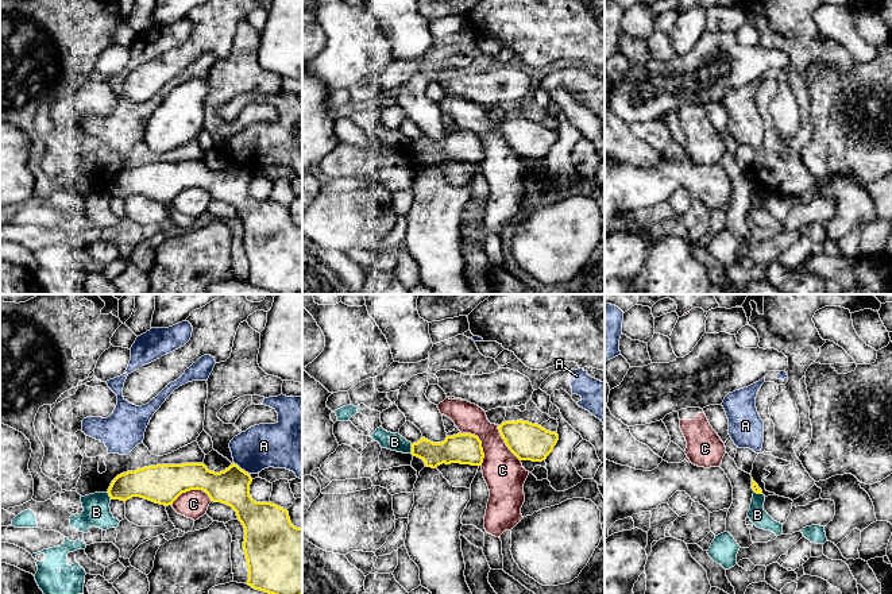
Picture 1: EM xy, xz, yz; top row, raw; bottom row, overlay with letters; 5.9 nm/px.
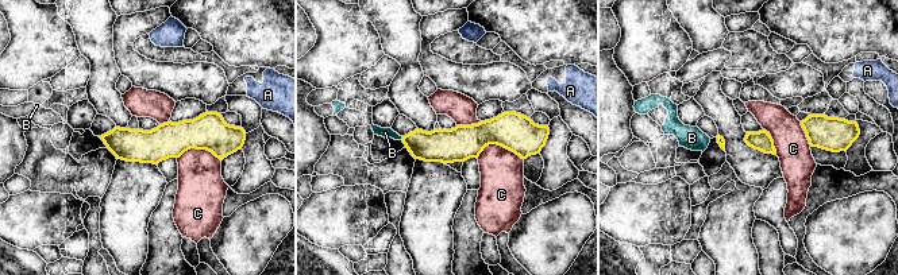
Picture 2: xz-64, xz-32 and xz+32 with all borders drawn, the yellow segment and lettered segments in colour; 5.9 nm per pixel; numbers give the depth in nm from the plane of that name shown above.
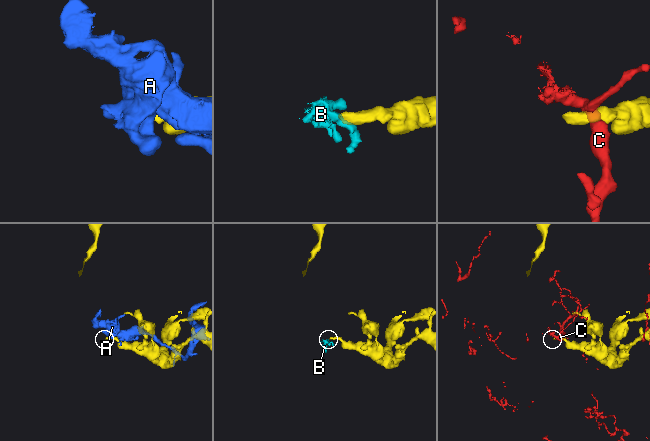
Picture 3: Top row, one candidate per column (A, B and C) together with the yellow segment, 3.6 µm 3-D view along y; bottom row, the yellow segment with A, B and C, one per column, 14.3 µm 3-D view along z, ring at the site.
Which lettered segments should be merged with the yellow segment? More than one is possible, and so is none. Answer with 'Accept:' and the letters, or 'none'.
Accept: none

